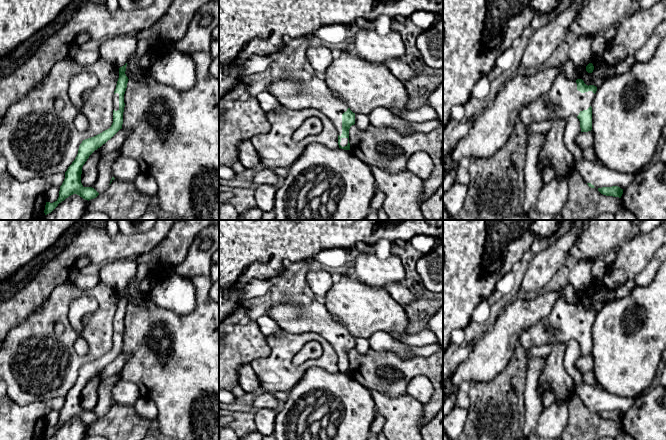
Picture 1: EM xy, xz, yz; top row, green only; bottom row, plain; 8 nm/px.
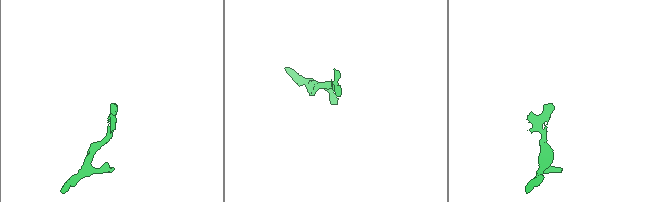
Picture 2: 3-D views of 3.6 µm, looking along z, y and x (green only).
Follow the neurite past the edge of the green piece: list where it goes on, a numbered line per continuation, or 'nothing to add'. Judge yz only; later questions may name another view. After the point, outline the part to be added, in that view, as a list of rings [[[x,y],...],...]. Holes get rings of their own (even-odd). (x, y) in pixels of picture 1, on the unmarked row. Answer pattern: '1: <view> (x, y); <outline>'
1: yz (563, 324); [[[560,291],[559,298],[551,313],[524,332],[519,337],[518,343],[525,349],[529,349],[532,347],[542,347],[550,343],[565,343],[569,340],[578,340],[581,335],[587,334],[592,329],[594,319],[592,315],[585,317],[578,315],[576,304],[568,303],[562,291]]]

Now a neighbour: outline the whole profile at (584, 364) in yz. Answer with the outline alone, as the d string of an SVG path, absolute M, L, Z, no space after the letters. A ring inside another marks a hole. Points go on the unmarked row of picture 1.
M592 355L580 356L575 362L575 366L581 374L593 370L594 362Z

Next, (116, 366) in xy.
M122 352L120 353L110 364L108 364L101 371L101 379L104 380L115 374L121 373L126 361L126 355Z

